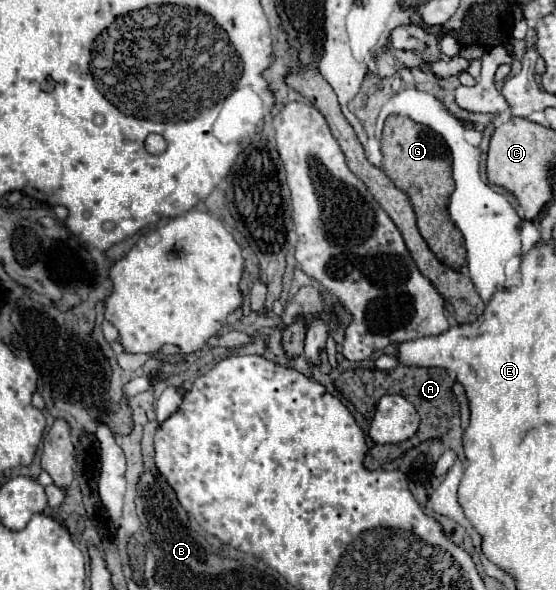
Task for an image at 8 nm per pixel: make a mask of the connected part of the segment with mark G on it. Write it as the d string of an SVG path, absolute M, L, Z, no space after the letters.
M393 114L385 120L381 150L383 172L393 180L397 188L401 188L409 196L417 214L417 226L421 236L427 240L429 248L443 264L459 270L465 262L465 248L463 236L451 222L447 212L449 196L455 188L455 182L451 178L451 152L447 144L429 126L423 126L407 116Z

